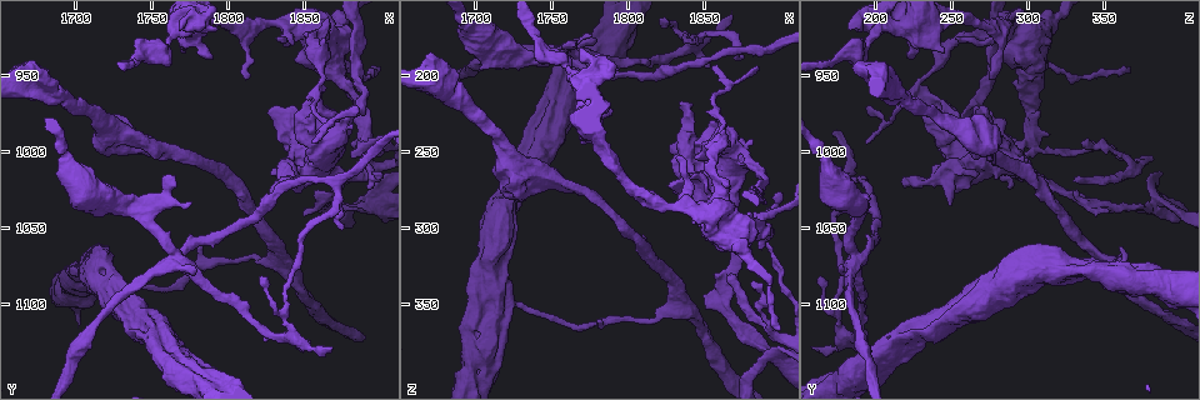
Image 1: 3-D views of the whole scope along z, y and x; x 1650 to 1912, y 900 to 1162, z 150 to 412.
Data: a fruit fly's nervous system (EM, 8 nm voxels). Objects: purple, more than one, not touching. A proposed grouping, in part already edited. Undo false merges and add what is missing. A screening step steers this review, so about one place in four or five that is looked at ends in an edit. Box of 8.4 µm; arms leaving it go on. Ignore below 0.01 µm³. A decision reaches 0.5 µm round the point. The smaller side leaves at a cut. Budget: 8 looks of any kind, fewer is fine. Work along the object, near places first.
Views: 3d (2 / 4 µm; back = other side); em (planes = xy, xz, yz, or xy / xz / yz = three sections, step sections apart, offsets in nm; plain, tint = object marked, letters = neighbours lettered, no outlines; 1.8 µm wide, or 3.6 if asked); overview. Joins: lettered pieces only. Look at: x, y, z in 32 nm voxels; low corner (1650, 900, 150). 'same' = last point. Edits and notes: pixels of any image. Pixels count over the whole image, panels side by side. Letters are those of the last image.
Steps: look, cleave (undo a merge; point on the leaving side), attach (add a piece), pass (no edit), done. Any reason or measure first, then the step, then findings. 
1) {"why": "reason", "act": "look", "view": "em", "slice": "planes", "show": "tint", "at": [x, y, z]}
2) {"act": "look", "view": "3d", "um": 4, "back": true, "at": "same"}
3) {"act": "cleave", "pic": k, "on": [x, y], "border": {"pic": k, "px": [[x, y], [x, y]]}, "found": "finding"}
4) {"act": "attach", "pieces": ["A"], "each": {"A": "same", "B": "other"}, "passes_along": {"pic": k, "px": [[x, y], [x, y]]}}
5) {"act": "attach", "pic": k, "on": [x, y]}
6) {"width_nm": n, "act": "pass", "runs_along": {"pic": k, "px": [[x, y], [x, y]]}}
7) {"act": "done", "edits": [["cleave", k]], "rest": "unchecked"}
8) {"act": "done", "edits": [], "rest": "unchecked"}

{"why": "thick end", "act": "look", "view": "3d", "um": 4, "at": [1668, 942, 186]}

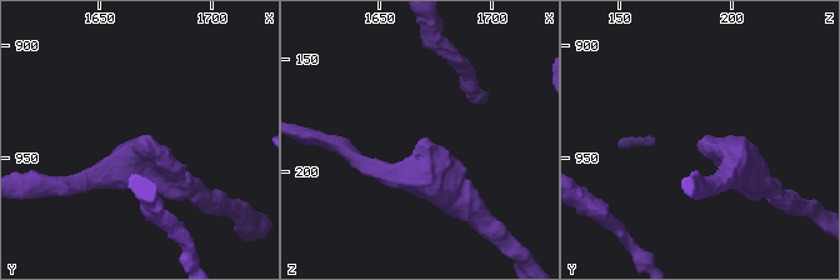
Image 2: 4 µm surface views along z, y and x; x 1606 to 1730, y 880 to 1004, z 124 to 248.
{"why": "shape alone is not enough", "act": "look", "view": "em", "slice": "planes", "show": "letters", "at": [1671, 943, 184]}

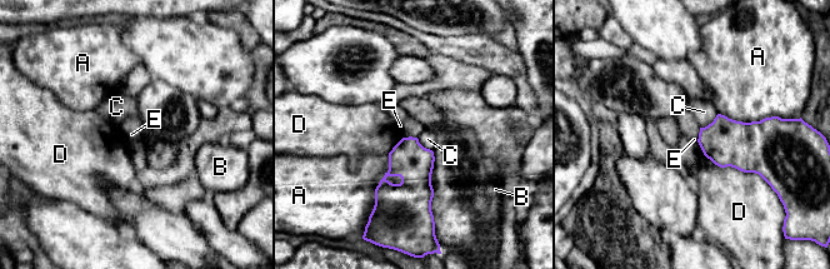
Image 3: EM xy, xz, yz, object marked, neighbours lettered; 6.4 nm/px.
{"act": "pass", "each": {"A": "other", "B": "other", "C": "other", "D": "other", "E": "other"}, "border": {"pic": 3, "px": [[416, 137], [404, 138]]}, "found": "none of them fits"}

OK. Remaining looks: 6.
{"why": "looks like a crossing", "act": "look", "view": "em", "slice": "yz", "step": 4, "show": "plain", "at": [1766, 1070, 188]}

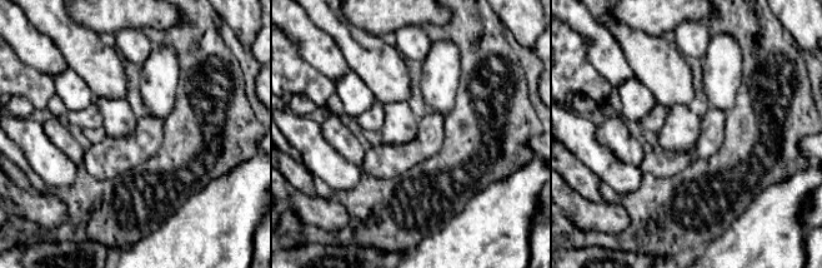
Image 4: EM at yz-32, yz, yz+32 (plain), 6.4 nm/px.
{"why": "what lies round it", "act": "look", "view": "em", "slice": "yz", "step": 4, "show": "letters", "at": "same"}

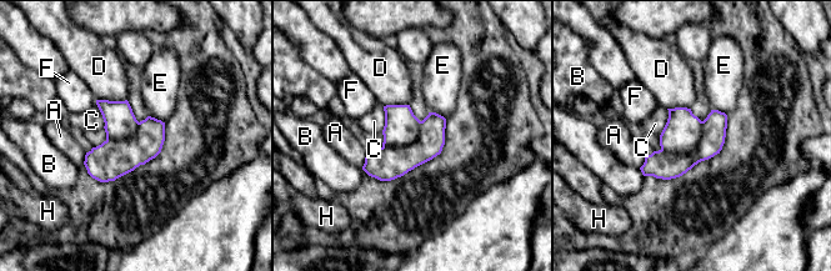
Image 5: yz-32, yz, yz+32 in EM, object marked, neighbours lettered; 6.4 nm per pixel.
{"act": "cleave", "pic": 5, "on": [661, 165], "each": {"A": "other", "B": "other", "C": "other", "D": "other", "E": "other", "F": "other", "H": "other"}, "found": "a second cell is stuck on"}

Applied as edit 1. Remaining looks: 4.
{"why": "redraw", "act": "look", "view": "overview"}

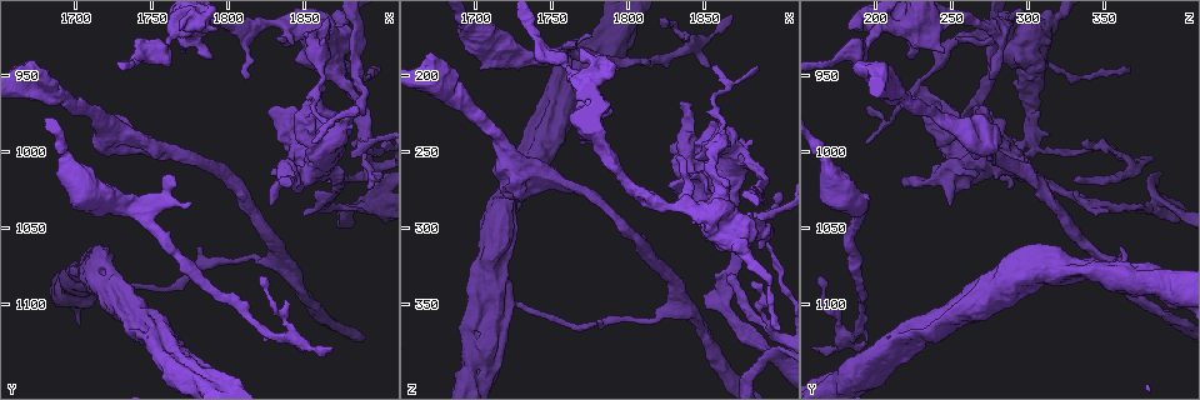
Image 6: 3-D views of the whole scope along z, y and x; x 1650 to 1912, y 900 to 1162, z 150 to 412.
{"why": "calibre changes", "act": "look", "view": "3d", "um": 4, "back": true, "at": [1716, 1032, 184]}

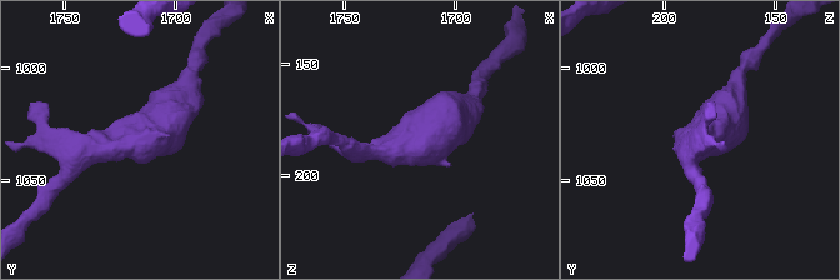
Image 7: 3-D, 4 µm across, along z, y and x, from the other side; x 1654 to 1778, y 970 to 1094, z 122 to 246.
{"arm_widths_nm": [280, 400], "why": "now the EM", "act": "look", "view": "em", "um": 3.6, "slice": "planes", "show": "tint", "at": [1716, 1030, 184]}

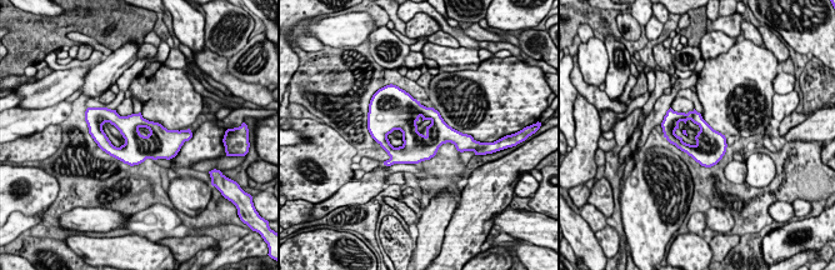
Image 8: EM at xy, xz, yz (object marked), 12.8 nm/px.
{"act": "look", "view": "em", "um": 3.6, "slice": "planes", "show": "letters", "at": "same"}

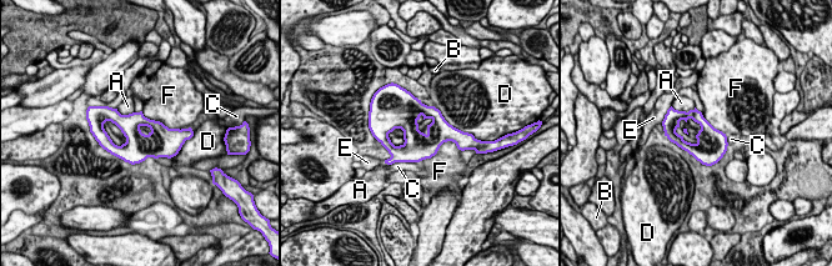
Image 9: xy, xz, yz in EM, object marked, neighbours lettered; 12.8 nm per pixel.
{"act": "pass", "each": {"A": "other", "B": "other", "C": "other", "D": "other", "E": "other", "F": "other"}, "found": "continuous, no second cell"}

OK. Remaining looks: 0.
{"act": "done", "edits": [["cleave", 5]], "rest": "unchecked"}

